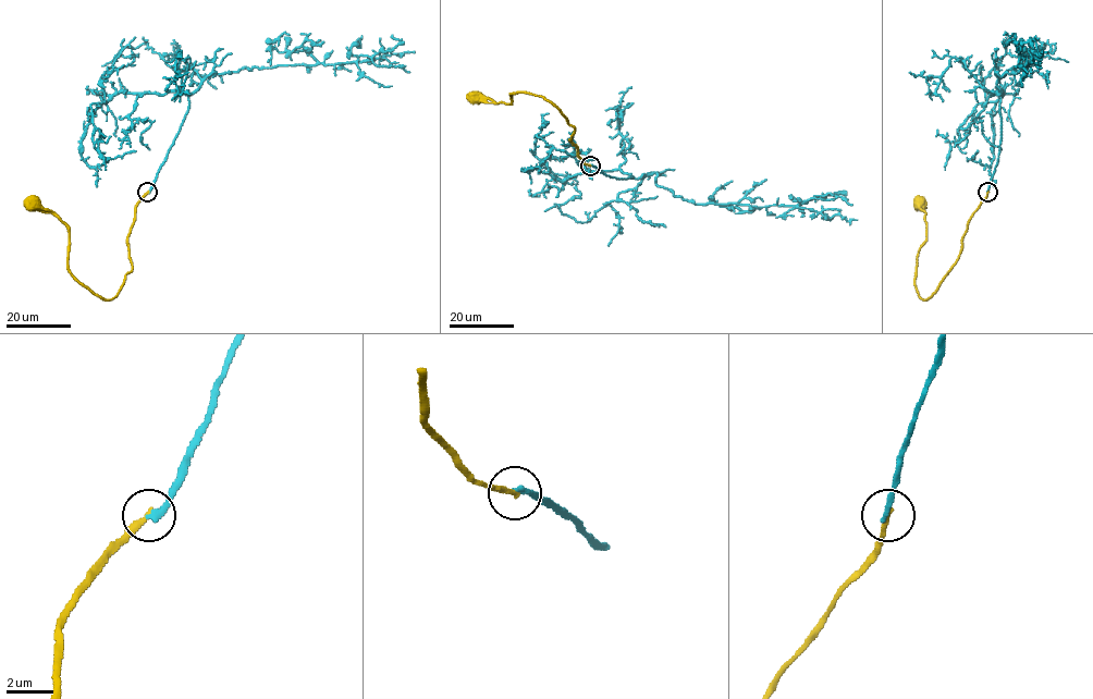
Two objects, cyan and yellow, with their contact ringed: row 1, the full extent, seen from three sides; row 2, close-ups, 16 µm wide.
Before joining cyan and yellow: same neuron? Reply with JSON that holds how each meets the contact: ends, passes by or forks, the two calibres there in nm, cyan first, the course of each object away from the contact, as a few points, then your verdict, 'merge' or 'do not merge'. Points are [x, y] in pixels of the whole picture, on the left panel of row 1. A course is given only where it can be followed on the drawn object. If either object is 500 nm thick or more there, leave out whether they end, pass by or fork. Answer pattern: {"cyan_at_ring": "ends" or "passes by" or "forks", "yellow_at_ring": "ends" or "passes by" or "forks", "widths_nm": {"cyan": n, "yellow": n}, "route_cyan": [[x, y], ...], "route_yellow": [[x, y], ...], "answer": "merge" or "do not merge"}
{"cyan_at_ring": "ends", "yellow_at_ring": "ends", "widths_nm": {"cyan": 240, "yellow": 240}, "route_cyan": [[147, 193], [188, 109], [188, 97], [213, 72], [351, 63], [360, 56], [409, 72]], "route_yellow": [[147, 193], [136, 205], [127, 235], [132, 269], [111, 299], [74, 277], [69, 269], [70, 229], [33, 204]], "answer": "do not merge"}

